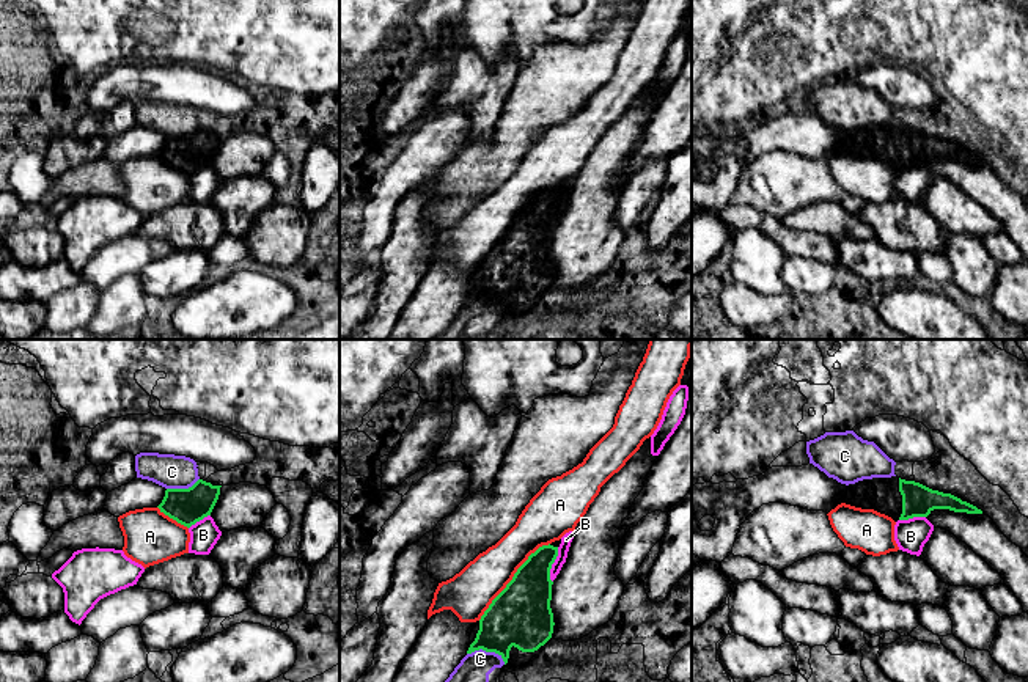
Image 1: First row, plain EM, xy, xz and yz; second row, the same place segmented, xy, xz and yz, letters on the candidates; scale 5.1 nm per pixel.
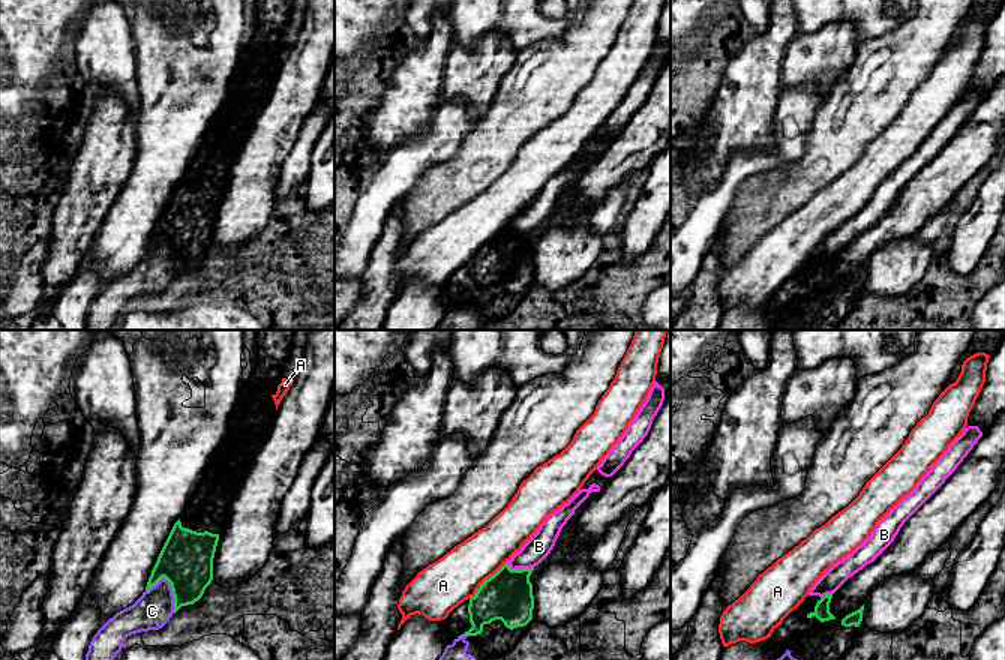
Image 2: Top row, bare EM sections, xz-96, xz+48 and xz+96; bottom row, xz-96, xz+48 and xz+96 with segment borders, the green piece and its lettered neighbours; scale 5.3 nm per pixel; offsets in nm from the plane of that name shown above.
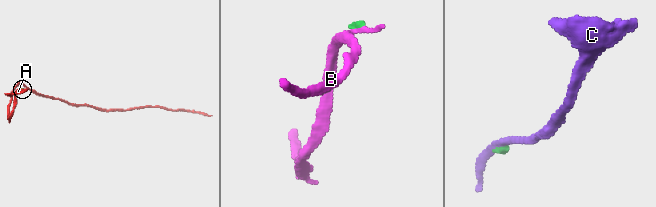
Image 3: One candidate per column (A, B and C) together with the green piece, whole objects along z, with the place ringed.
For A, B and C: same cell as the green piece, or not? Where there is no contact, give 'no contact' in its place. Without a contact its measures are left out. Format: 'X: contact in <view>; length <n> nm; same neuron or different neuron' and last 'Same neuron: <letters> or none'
A: contact in xz; length 550 nm; different neuron
B: contact in xz; length 190 nm; different neuron
C: contact in xz; length 200 nm; different neuron
Same neuron: none

